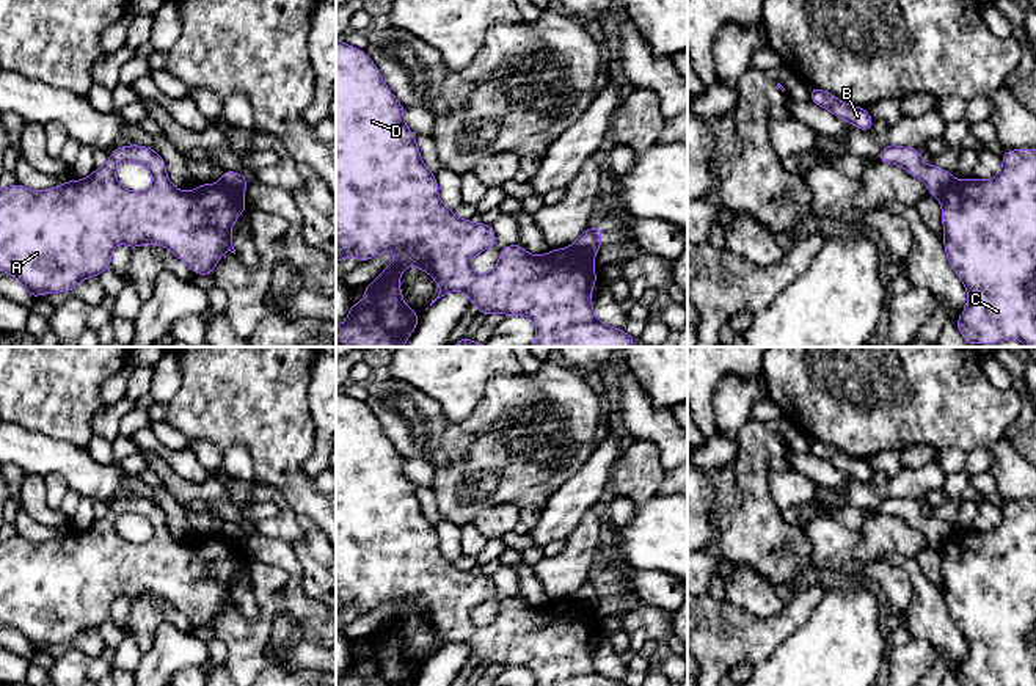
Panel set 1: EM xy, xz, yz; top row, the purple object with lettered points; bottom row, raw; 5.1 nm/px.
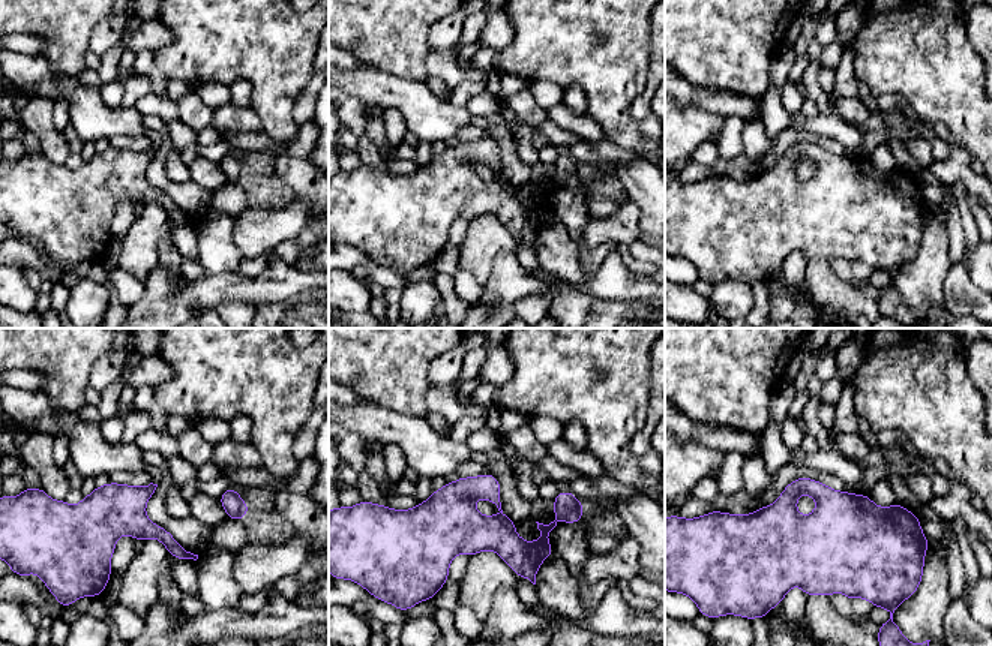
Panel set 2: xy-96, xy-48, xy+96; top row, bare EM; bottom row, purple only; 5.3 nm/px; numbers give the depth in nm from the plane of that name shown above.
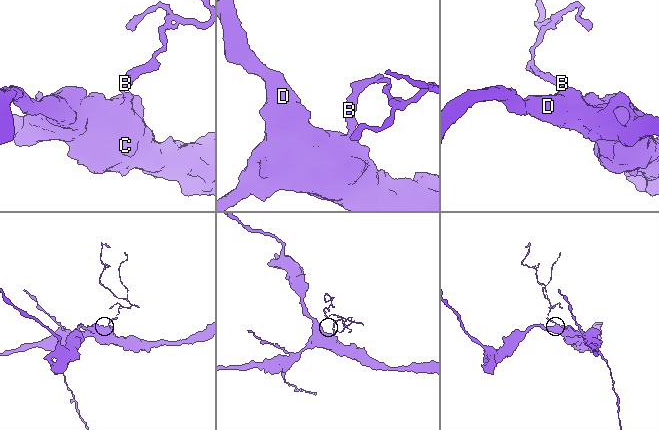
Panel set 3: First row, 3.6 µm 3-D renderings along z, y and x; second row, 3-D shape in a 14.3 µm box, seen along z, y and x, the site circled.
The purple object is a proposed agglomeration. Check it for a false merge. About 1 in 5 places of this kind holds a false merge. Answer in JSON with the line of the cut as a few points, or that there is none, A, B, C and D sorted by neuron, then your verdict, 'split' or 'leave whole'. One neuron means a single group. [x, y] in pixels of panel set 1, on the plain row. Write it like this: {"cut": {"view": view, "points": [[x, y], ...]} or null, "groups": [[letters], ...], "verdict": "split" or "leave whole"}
{"cut": {"view": "xy", "points": [[218, 534], [234, 540], [244, 550]]}, "groups": [["A", "C", "D"], ["B"]], "verdict": "split"}

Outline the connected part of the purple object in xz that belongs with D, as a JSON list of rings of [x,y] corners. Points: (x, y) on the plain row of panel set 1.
[[[336,391],[336,614],[350,606],[363,615],[385,603],[397,604],[394,614],[364,637],[363,651],[348,658],[345,673],[336,678],[336,686],[411,686],[421,669],[405,656],[399,636],[399,629],[408,617],[414,617],[436,633],[440,645],[430,658],[449,644],[466,644],[479,666],[523,666],[534,673],[535,686],[628,686],[595,669],[592,658],[592,639],[598,633],[593,620],[595,609],[582,606],[573,598],[532,608],[520,595],[507,597],[499,603],[498,617],[490,625],[476,625],[472,609],[494,598],[496,584],[491,576],[461,571],[443,556],[438,548],[436,529],[424,516],[416,485],[407,479],[403,465],[405,458],[383,433],[366,402]]]

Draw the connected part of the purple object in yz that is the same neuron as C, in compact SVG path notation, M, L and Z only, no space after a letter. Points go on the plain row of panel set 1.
M1022 499L1005 502L1001 512L1001 523L994 531L953 531L939 548L947 611L961 629L969 647L969 655L956 673L961 686L1036 686L1036 501Z

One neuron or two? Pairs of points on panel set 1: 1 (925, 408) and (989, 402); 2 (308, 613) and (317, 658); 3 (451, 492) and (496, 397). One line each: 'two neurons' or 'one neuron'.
1: one neuron
2: two neurons
3: one neuron

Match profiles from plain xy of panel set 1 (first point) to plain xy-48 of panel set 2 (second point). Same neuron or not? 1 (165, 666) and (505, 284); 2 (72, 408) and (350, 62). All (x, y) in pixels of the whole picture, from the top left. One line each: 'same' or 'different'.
1: same
2: different

